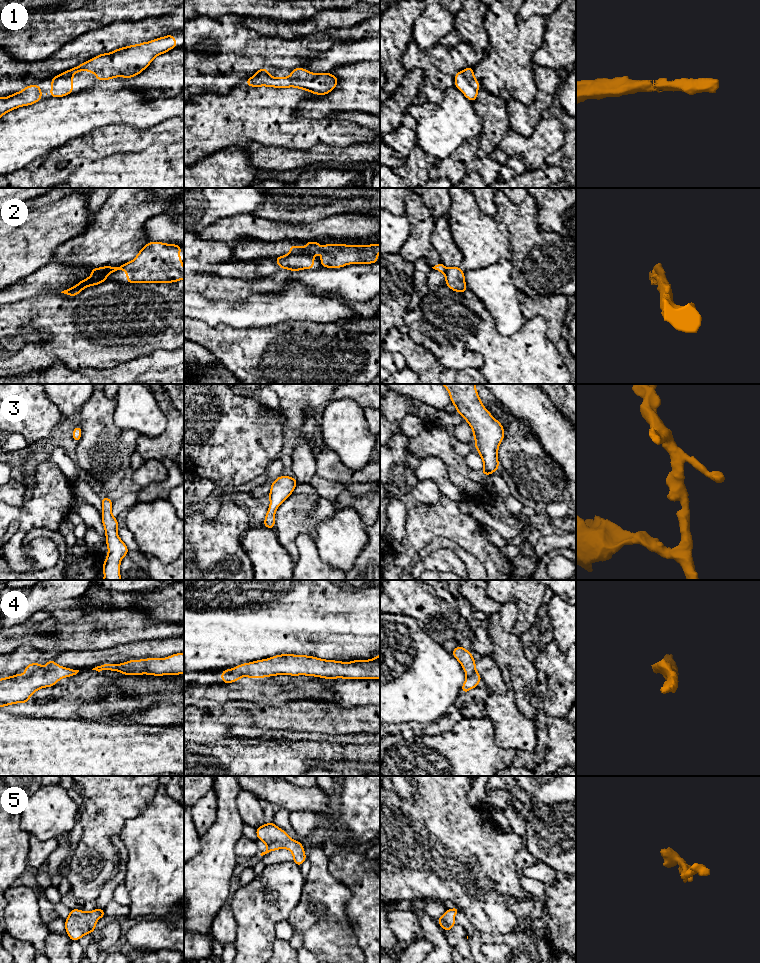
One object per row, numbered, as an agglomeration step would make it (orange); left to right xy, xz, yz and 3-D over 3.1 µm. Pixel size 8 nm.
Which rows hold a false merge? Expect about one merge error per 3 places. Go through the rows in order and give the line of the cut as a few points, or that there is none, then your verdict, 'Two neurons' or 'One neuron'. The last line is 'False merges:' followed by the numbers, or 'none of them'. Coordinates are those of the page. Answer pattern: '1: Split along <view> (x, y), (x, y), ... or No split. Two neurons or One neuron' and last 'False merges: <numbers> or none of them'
1: No split. One neuron
2: Split along xz (289, 253), (304, 253), (313, 256). Two neurons
3: No split. One neuron
4: No split. One neuron
5: No split. One neuron
False merges: 2

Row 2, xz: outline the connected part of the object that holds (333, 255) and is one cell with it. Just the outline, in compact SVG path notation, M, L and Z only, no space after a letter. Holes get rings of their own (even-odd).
M307 241L305 247L299 247L297 245L291 245L289 254L305 254L309 256L314 256L315 254L320 253L322 258L320 263L323 267L326 268L341 268L348 264L371 264L380 262L377 259L377 255L380 252L380 244L371 244L366 246L360 245L344 245L344 244L324 244L323 248L319 247L319 244L322 242L312 242Z

